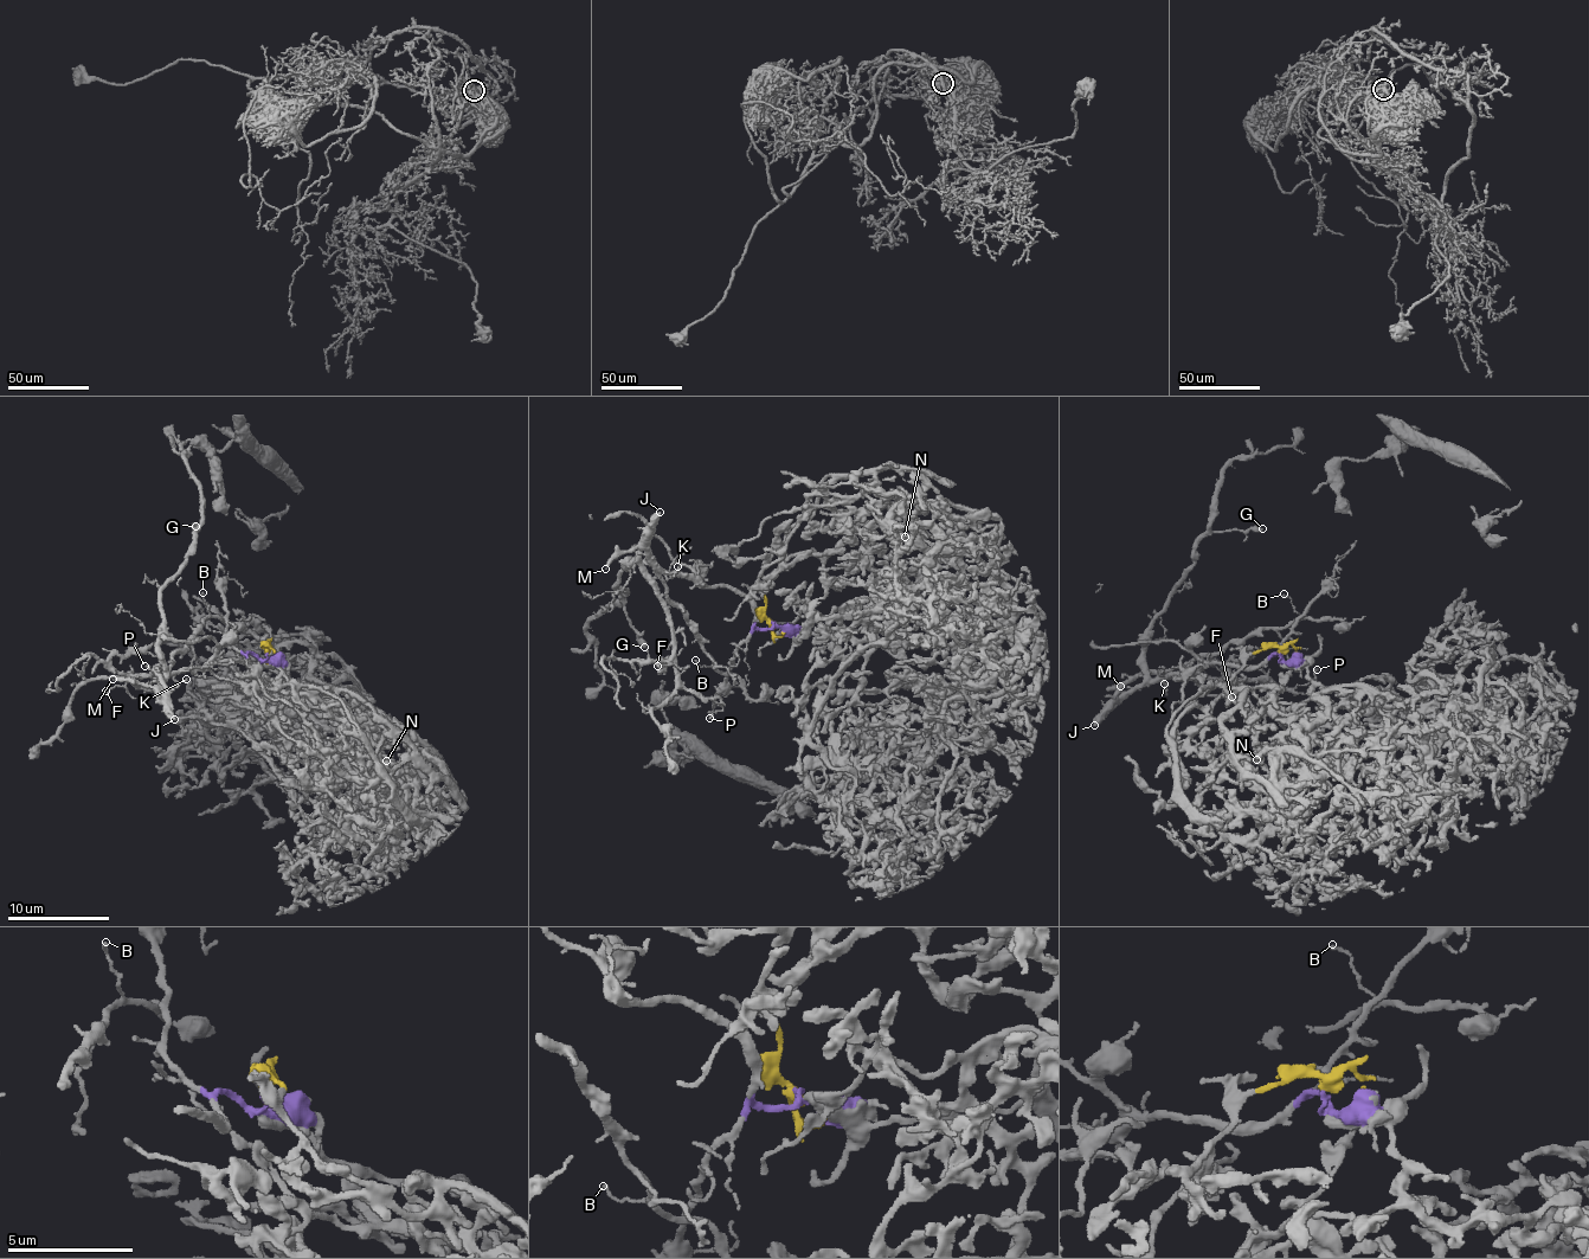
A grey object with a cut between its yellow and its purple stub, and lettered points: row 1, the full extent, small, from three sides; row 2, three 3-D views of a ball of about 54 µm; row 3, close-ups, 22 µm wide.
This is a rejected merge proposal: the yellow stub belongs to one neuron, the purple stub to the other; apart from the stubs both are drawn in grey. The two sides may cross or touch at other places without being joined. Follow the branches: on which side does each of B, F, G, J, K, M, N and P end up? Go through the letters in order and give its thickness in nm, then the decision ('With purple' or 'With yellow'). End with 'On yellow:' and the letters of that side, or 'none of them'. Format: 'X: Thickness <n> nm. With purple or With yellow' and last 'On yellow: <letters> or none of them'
B: Thickness 110 nm. With purple
F: Thickness 150 nm. With purple
G: Thickness 400 nm. With purple
J: Thickness 380 nm. With purple
K: Thickness 80 nm. With purple
M: Thickness 240 nm. With purple
N: Thickness 300 nm. With yellow
P: Thickness 100 nm. With purple
On yellow: N

